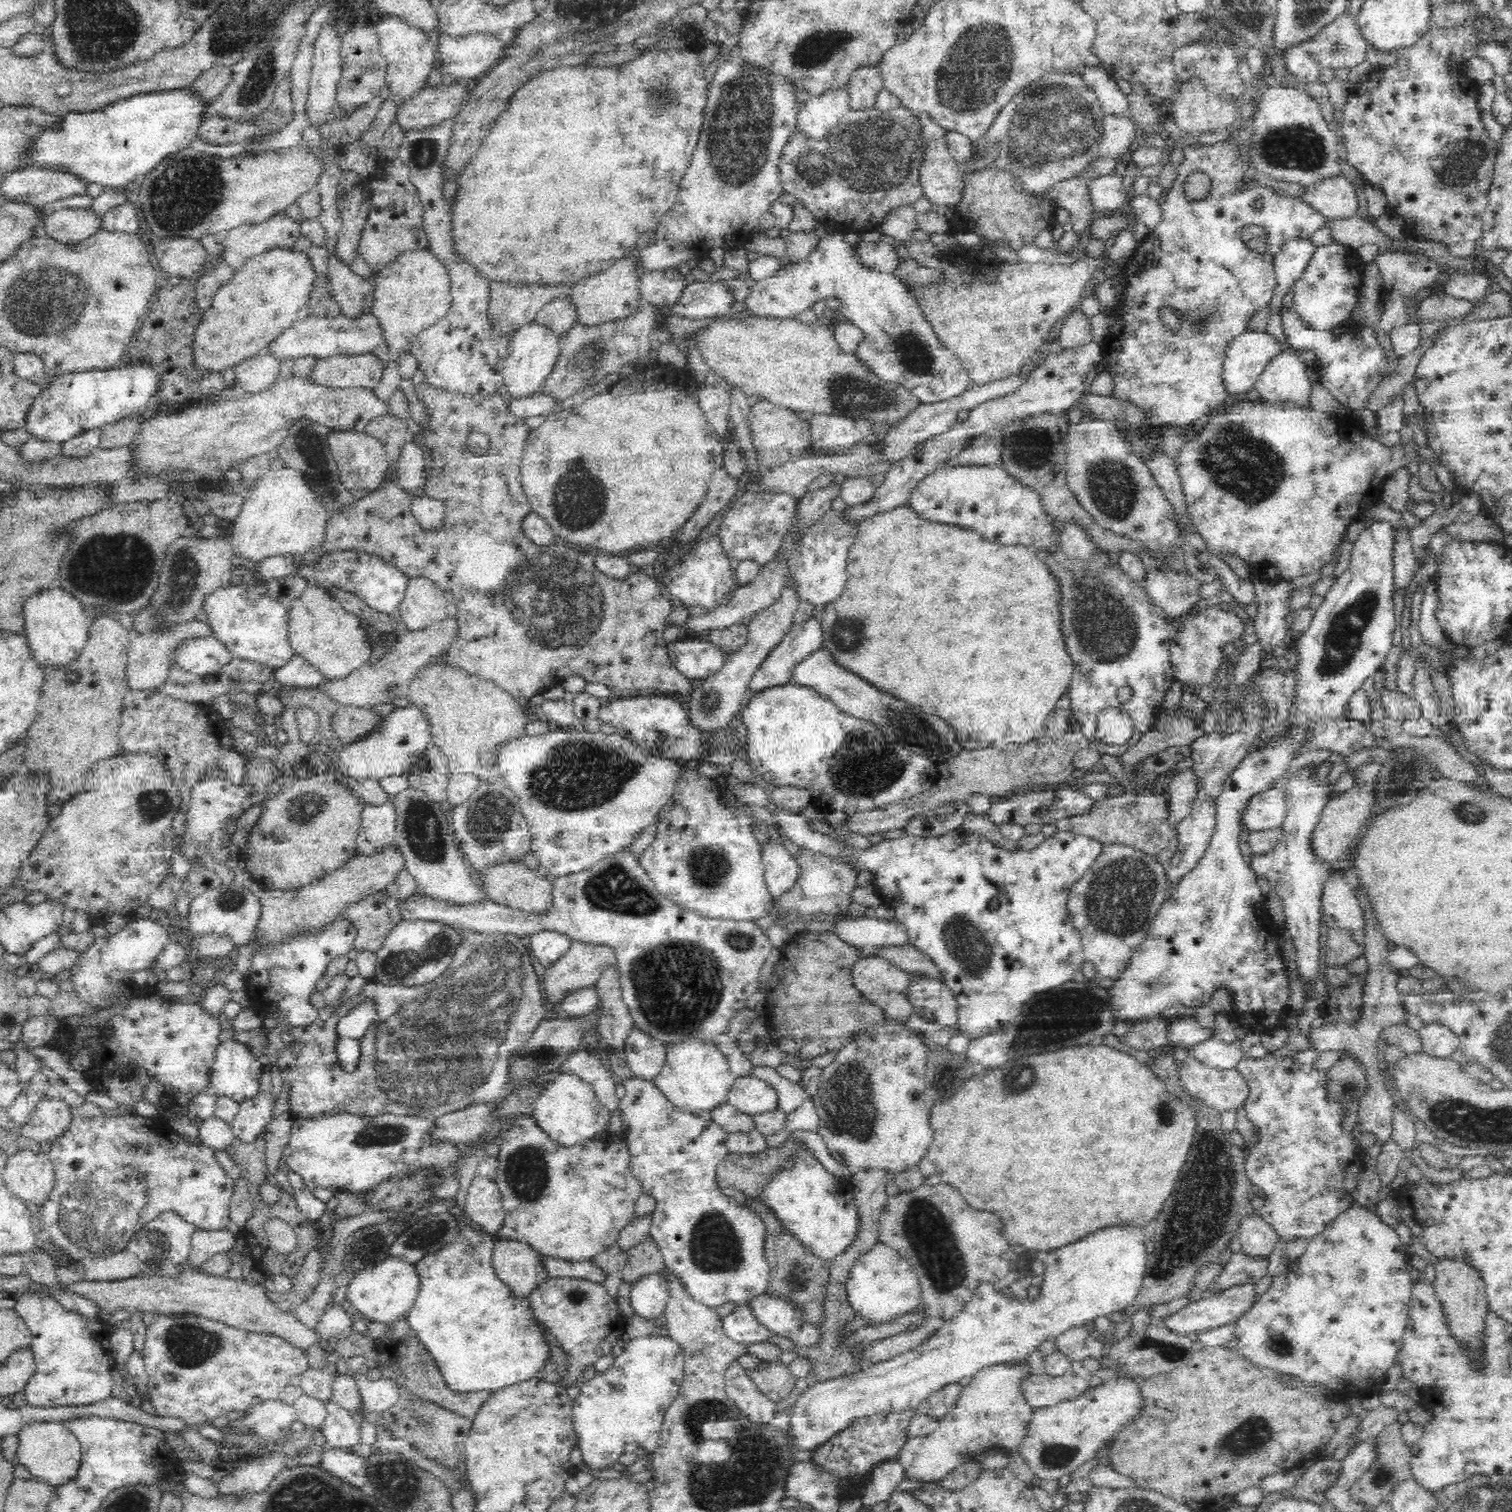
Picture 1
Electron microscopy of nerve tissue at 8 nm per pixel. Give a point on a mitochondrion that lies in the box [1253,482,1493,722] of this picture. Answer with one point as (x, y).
(1342, 639)

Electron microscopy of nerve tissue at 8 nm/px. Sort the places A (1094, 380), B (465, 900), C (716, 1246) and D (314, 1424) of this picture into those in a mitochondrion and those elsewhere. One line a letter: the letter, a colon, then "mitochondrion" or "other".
A: other
B: other
C: mitochondrion
D: other

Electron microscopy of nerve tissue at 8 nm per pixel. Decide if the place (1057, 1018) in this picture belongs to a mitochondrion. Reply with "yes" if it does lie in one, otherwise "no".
yes

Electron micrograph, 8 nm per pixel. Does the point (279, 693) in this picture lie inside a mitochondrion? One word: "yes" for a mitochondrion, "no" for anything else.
no

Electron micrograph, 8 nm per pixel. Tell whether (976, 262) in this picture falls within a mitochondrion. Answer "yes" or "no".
no

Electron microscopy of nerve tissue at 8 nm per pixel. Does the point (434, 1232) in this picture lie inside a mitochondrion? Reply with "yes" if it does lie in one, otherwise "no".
yes

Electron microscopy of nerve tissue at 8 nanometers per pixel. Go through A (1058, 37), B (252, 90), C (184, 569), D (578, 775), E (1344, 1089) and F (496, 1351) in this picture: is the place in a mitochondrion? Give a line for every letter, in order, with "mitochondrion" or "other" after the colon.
A: other
B: mitochondrion
C: mitochondrion
D: mitochondrion
E: mitochondrion
F: other

